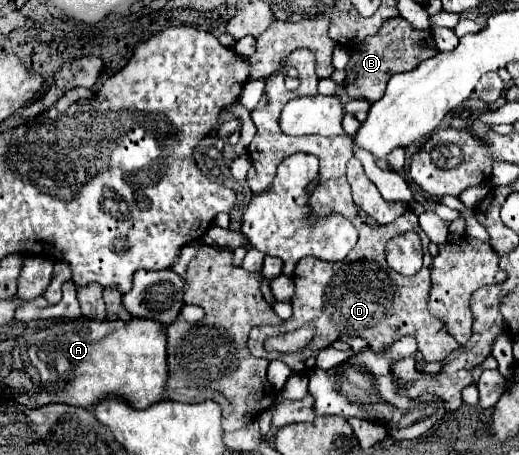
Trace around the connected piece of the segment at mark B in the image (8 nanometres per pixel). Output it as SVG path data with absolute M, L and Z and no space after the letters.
M397 16L387 22L383 22L377 36L365 38L361 44L357 44L351 52L349 64L347 64L347 78L345 78L345 92L351 98L363 98L369 102L377 102L385 88L387 80L395 72L407 72L419 66L423 60L435 56L439 50L435 46L431 30L415 30L411 24L407 24L405 18Z

